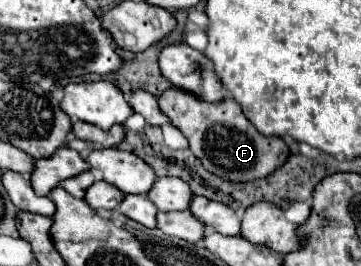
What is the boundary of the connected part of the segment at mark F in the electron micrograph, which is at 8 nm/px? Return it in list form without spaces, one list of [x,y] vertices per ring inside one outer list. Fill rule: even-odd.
[[[169,88],[159,96],[159,108],[189,140],[191,152],[203,162],[203,166],[221,178],[235,182],[265,178],[287,160],[287,144],[277,136],[259,134],[255,126],[243,116],[243,110],[233,98],[209,104],[185,90]]]

